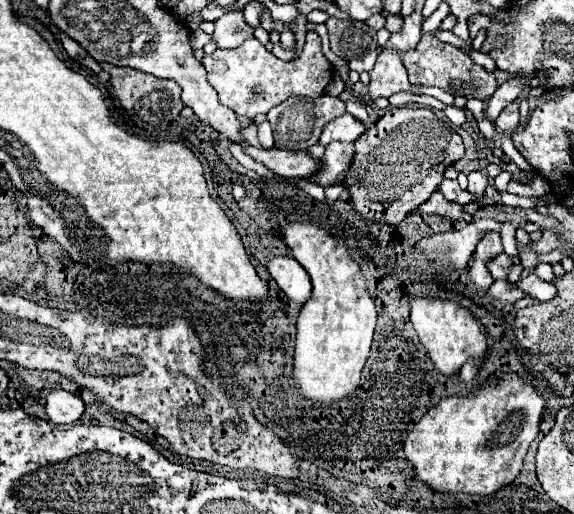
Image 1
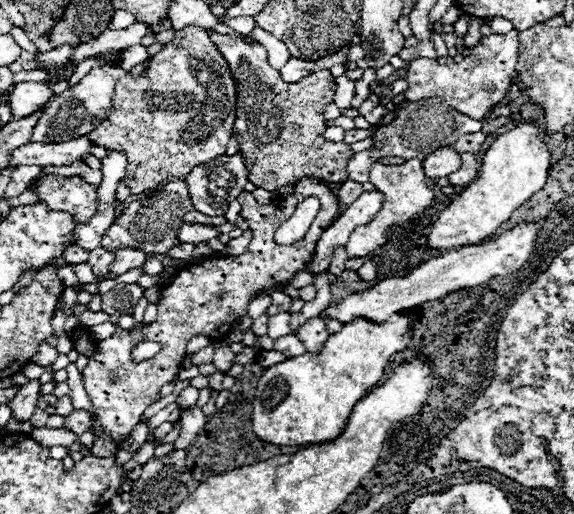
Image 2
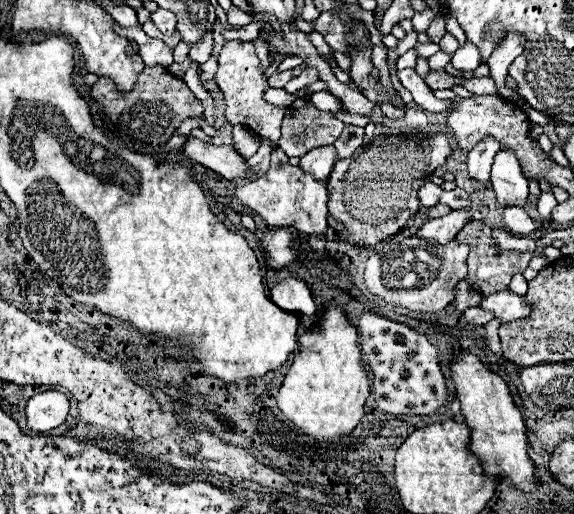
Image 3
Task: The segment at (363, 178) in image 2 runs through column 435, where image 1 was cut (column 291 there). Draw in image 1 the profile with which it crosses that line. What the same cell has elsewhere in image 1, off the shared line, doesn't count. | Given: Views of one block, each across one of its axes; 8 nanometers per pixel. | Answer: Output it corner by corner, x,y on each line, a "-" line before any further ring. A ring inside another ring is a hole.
294,96
288,98
286,102
278,104
268,112
268,122
272,124
274,132
274,148
280,150
306,150
314,146
328,122
332,118
340,118
340,114
346,114
346,104
340,98
332,96
320,96
320,98
304,98
304,96

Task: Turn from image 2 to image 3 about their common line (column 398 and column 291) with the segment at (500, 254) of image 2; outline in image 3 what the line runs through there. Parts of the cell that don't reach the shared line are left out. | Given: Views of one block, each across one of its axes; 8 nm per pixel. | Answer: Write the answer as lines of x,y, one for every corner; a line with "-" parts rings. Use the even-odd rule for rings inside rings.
286,278
274,284
270,290
270,298
278,308
286,312
298,312
306,316
312,316
316,312
310,288
296,278

